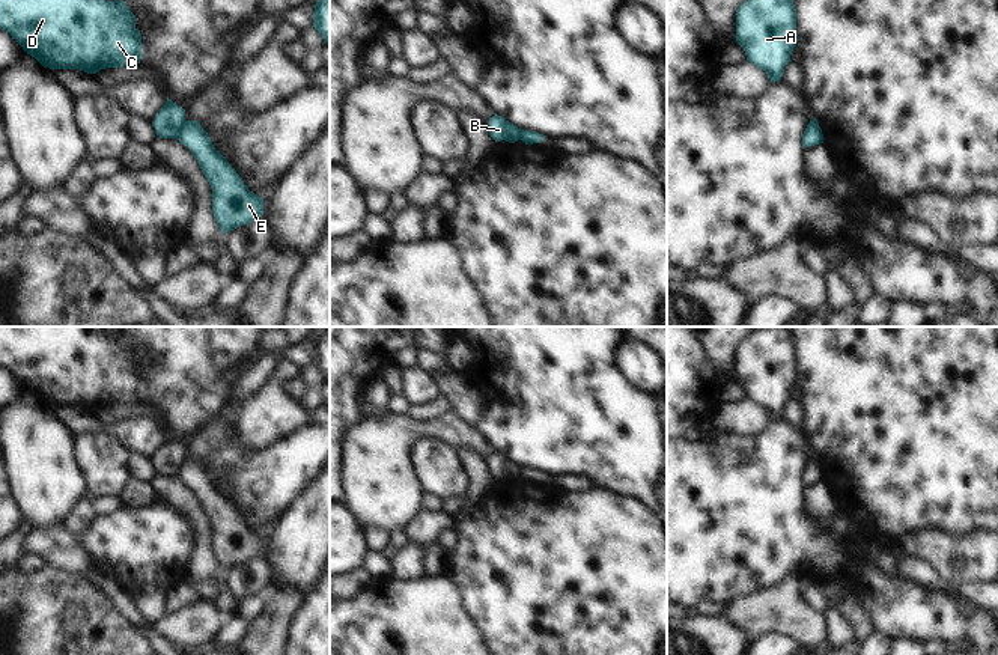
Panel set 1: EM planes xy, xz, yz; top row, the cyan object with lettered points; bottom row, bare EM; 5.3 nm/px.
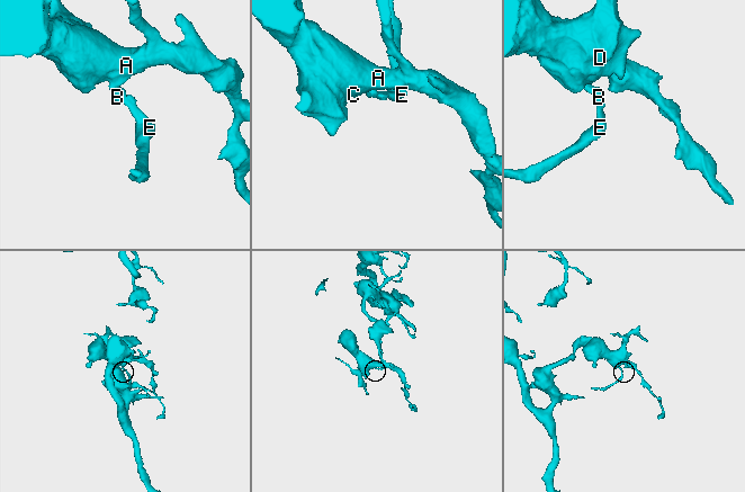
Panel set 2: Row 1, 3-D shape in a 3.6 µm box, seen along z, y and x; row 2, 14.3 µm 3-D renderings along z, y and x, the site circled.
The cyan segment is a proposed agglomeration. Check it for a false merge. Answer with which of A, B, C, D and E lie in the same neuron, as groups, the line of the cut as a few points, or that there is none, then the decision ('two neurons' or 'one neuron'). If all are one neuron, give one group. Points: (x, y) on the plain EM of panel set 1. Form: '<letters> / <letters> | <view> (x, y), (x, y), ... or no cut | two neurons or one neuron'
A B C D / E | xy (185, 458), (175, 475) | two neurons

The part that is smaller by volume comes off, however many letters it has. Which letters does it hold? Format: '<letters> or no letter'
E

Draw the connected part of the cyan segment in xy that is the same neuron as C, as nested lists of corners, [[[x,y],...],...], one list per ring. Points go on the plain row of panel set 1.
[[[0,327],[0,366],[50,407],[96,411],[107,405],[132,404],[141,396],[141,370],[135,366],[135,352],[120,334],[108,339],[101,327]]]

